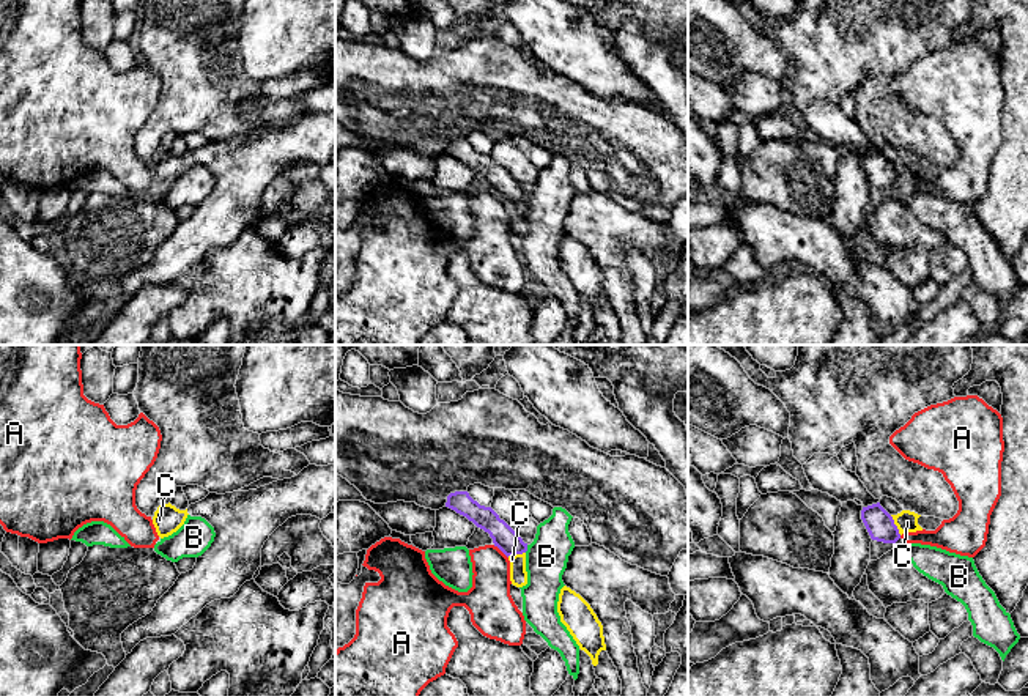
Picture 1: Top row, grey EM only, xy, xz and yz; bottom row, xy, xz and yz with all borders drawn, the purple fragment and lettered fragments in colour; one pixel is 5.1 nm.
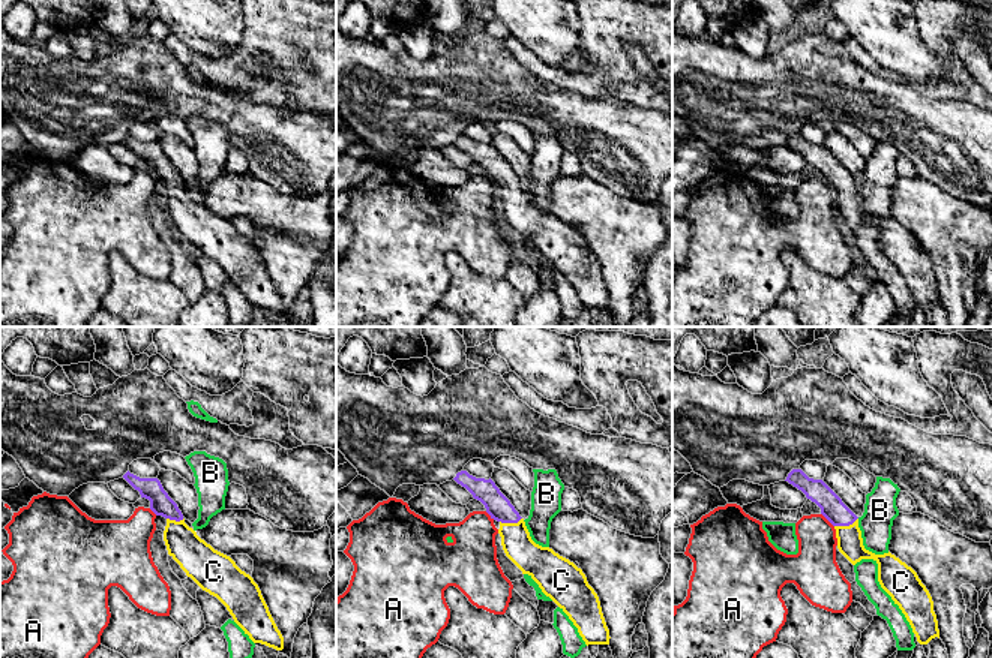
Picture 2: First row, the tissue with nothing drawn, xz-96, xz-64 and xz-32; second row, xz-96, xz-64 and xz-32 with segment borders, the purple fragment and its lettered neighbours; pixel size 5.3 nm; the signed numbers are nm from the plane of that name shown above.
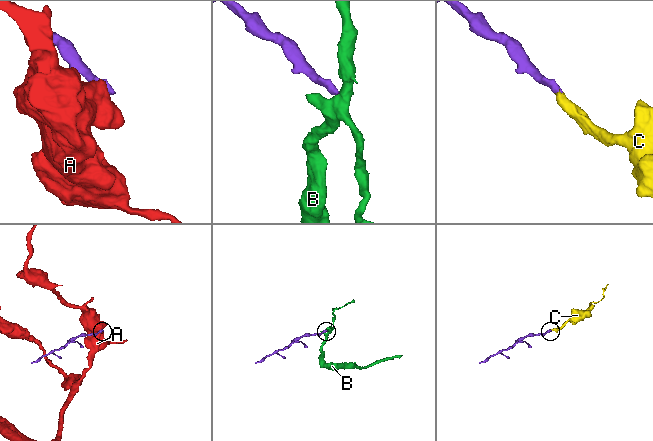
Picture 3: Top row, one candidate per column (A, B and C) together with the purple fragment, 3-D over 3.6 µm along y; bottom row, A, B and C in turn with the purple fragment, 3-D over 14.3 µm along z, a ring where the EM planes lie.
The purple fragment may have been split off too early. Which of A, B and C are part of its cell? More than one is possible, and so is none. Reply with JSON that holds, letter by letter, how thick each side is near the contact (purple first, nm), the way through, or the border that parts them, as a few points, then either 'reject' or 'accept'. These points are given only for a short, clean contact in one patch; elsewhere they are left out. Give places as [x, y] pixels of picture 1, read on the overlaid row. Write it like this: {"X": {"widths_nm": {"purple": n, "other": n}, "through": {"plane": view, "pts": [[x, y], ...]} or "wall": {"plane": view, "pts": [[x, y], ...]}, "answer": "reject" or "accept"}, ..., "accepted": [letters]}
{"A": {"widths_nm": {"purple": 120, "other": 220}, "wall": {"plane": "xz", "pts": [[493, 545], [507, 558]]}, "answer": "reject"}, "B": {"widths_nm": {"purple": 120, "other": 220}, "wall": {"plane": "xz", "pts": [[528, 545], [525, 551]]}, "answer": "reject"}, "C": {"widths_nm": {"purple": 140, "other": 110}, "through": {"plane": "yz", "pts": [[879, 523], [894, 525], [907, 522]]}, "answer": "accept"}, "accepted": ["C"]}

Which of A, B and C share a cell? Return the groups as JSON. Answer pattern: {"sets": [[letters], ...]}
{"sets": [["A"], ["B"], ["C"]]}

